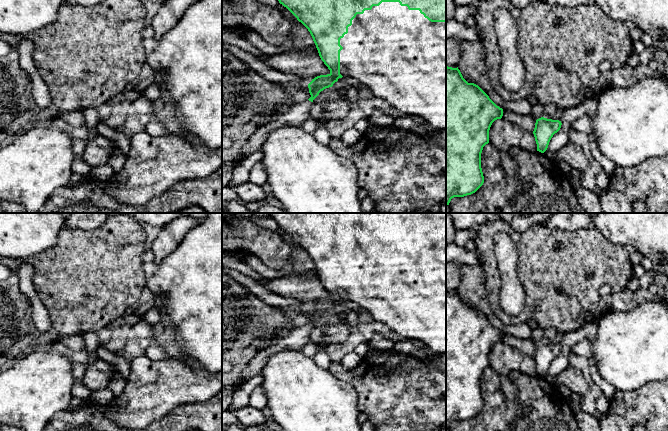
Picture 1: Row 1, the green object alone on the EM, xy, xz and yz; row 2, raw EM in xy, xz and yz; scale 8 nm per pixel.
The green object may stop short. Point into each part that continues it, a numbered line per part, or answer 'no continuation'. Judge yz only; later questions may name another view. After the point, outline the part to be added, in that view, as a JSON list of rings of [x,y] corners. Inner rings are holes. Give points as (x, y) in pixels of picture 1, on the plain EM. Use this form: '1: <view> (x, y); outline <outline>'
no continuation

